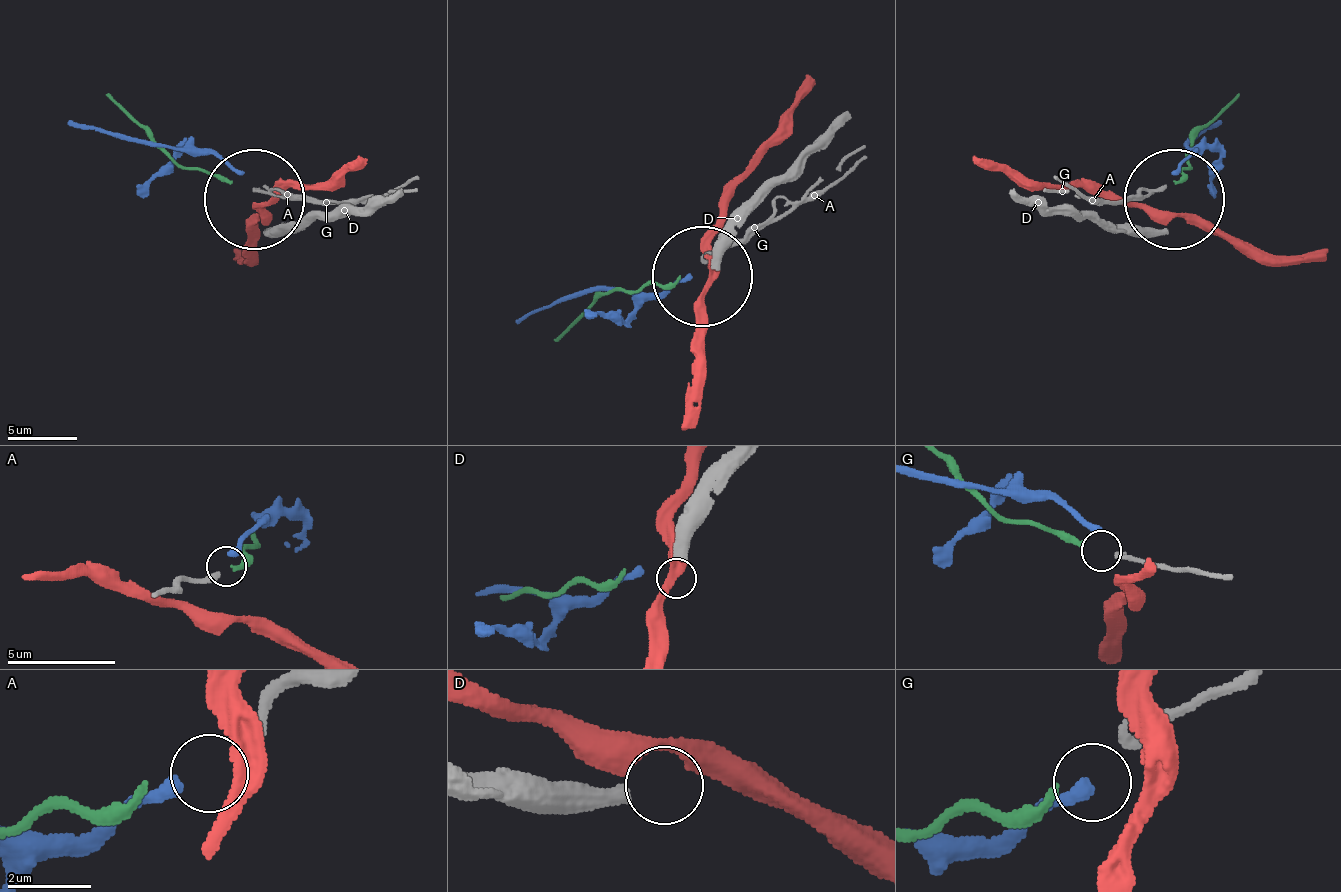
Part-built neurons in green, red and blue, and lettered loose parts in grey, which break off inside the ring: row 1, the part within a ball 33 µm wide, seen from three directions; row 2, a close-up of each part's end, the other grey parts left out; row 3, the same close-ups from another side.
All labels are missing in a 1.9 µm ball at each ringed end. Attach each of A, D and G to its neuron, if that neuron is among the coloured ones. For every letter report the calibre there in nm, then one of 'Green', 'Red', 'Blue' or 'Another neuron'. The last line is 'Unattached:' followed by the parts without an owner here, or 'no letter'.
A: Thickness 280 nm. Blue
D: Thickness 460 nm. Another neuron
G: Thickness 200 nm. Green
Unattached: D

